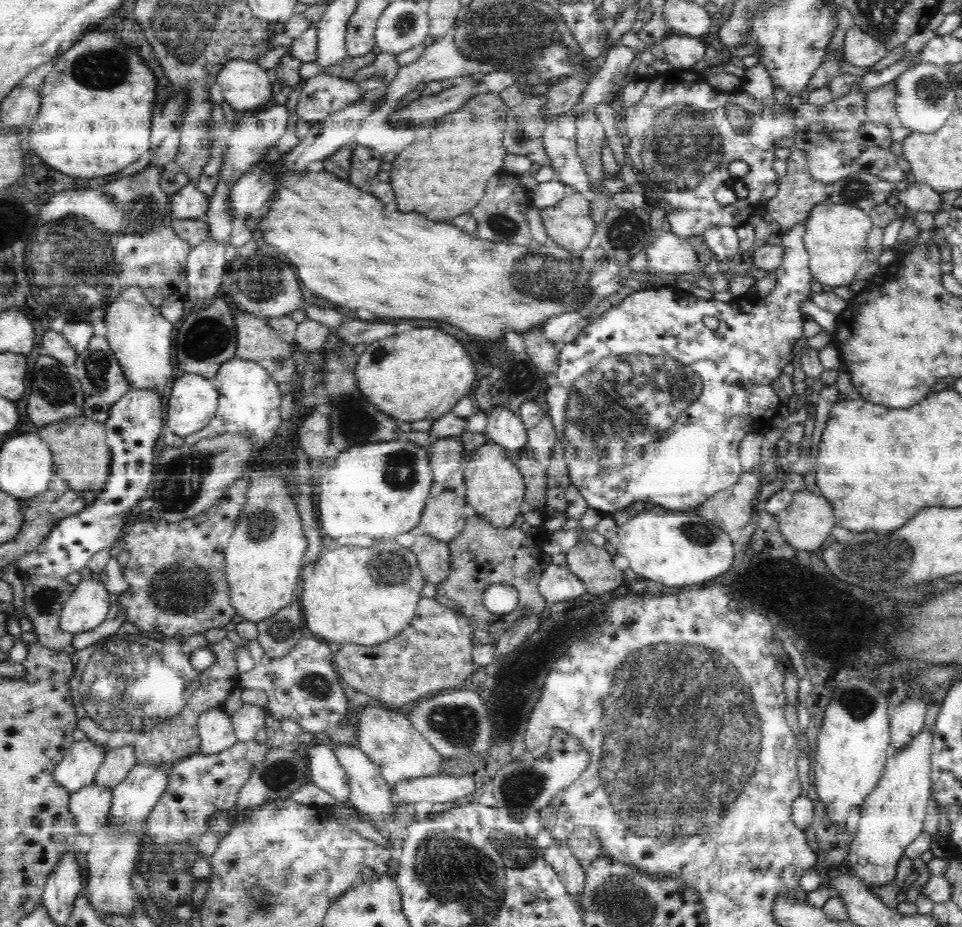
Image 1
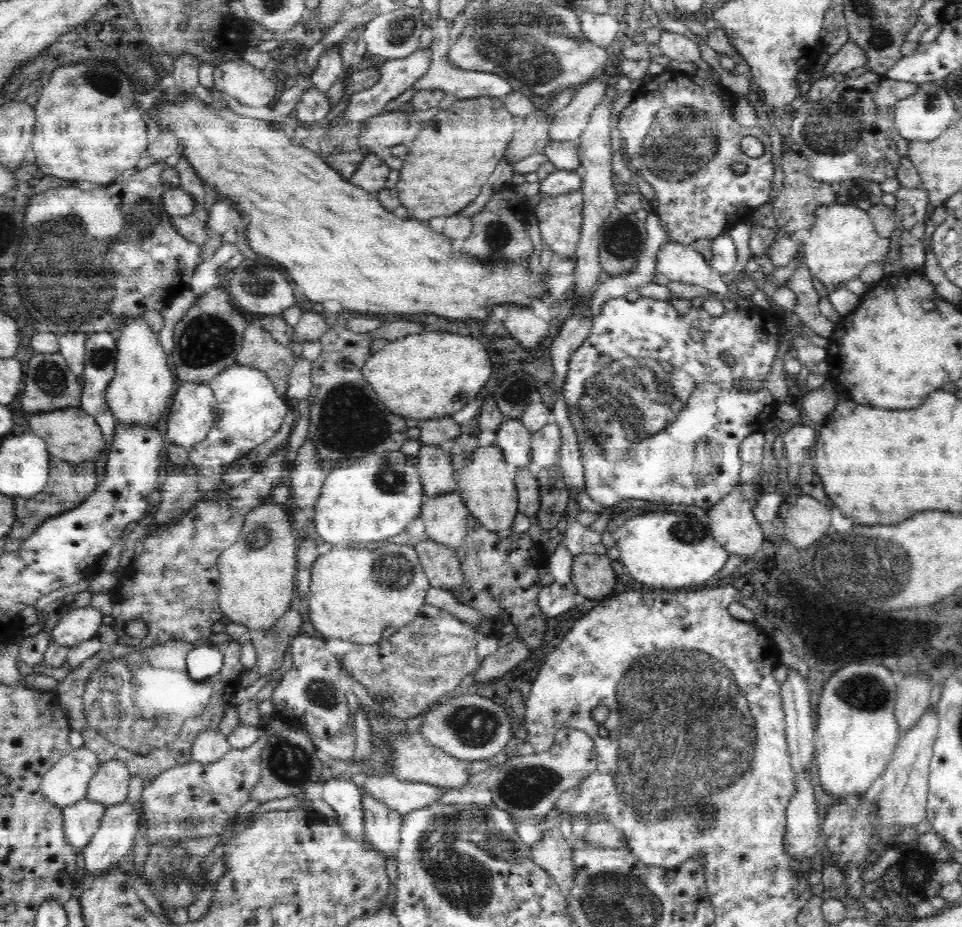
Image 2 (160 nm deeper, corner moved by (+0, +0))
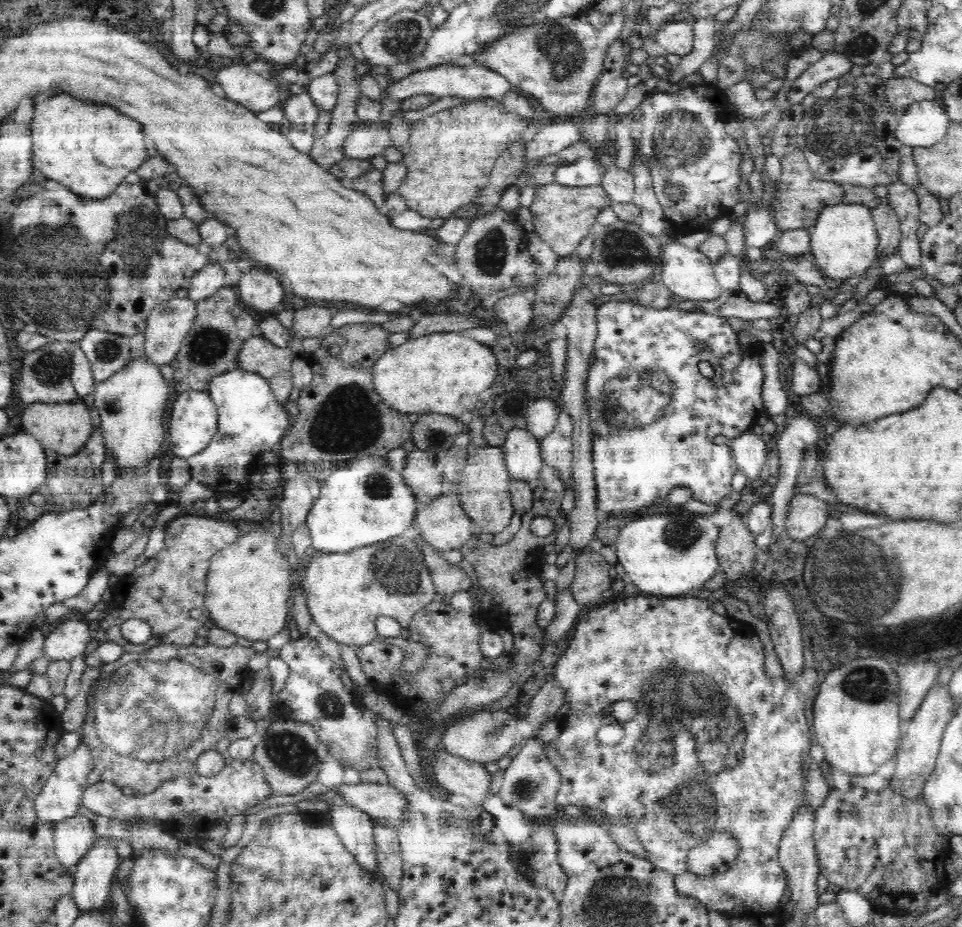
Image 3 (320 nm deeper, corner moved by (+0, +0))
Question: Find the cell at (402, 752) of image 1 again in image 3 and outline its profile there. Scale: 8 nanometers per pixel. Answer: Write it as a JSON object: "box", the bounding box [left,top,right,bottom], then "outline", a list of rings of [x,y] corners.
{"box":[430,749,492,804],"outline":[[[442,749],[432,760],[430,768],[436,782],[452,794],[460,794],[482,804],[490,794],[492,774],[483,763],[450,754]]]}

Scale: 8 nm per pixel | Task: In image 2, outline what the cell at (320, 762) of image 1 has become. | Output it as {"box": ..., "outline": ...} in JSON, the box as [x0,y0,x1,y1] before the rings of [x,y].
{"box":[322,777,365,842],"outline":[[[344,777],[323,784],[322,798],[336,811],[339,827],[352,838],[365,842],[362,792],[358,782]]]}

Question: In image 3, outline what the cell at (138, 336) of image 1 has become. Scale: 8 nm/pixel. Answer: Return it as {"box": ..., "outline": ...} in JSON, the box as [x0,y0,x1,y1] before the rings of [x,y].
{"box":[93,354,173,481],"outline":[[[145,354],[137,359],[131,357],[130,362],[120,369],[120,372],[116,372],[108,380],[104,380],[103,383],[98,383],[95,386],[93,406],[99,412],[105,448],[112,455],[117,470],[120,469],[122,471],[122,479],[126,479],[126,481],[136,479],[139,476],[139,472],[134,471],[144,469],[162,452],[162,446],[167,443],[166,437],[168,436],[168,432],[162,426],[162,420],[164,420],[164,410],[166,410],[169,394],[172,391],[173,389],[170,389],[164,377],[162,377],[159,367],[147,362]]]}

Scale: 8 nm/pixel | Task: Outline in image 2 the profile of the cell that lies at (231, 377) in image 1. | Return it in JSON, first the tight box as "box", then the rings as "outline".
{"box":[188,363,291,477],"outline":[[[235,363],[222,370],[208,384],[217,400],[218,419],[207,438],[188,448],[189,461],[203,477],[225,474],[232,462],[244,457],[270,439],[284,424],[284,416],[291,408],[288,399],[281,396],[267,374],[258,368]]]}

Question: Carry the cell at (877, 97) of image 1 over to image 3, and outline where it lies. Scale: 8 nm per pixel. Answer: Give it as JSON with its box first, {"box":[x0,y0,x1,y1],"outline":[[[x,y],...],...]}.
{"box":[885,76,937,114],"outline":[[[894,76],[885,81],[885,100],[900,114],[911,104],[937,100],[934,88],[914,79]]]}

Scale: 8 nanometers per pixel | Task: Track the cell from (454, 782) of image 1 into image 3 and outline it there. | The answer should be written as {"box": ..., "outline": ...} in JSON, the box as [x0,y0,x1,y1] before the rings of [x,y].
{"box":[334,783,406,828],"outline":[[[340,783],[334,788],[340,800],[368,814],[373,824],[399,828],[406,808],[405,796],[391,784]]]}

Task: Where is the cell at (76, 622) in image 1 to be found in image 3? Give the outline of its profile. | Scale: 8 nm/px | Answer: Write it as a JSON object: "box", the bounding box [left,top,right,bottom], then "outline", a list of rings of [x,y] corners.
{"box":[43,619,91,662],"outline":[[[86,619],[66,620],[58,625],[45,638],[43,656],[49,662],[58,662],[58,660],[70,661],[72,658],[82,655],[91,640],[87,623]]]}

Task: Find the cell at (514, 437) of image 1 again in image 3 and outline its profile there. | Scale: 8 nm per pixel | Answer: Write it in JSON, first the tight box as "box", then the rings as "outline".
{"box":[502,428,545,482],"outline":[[[512,428],[507,433],[502,450],[505,453],[505,466],[514,481],[538,482],[545,466],[539,440],[529,431]]]}

